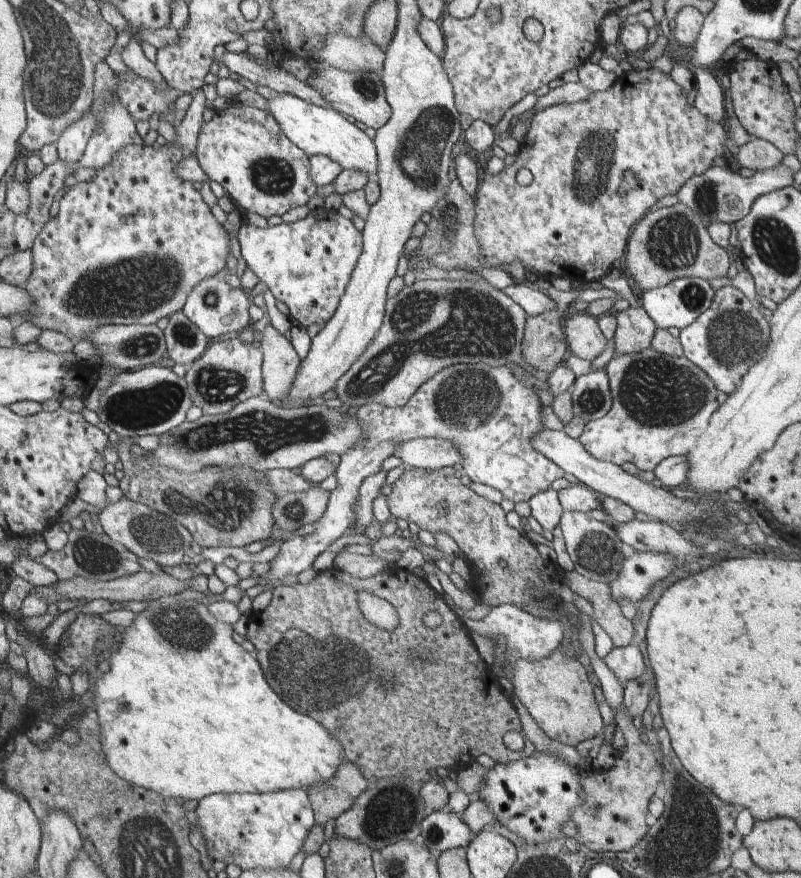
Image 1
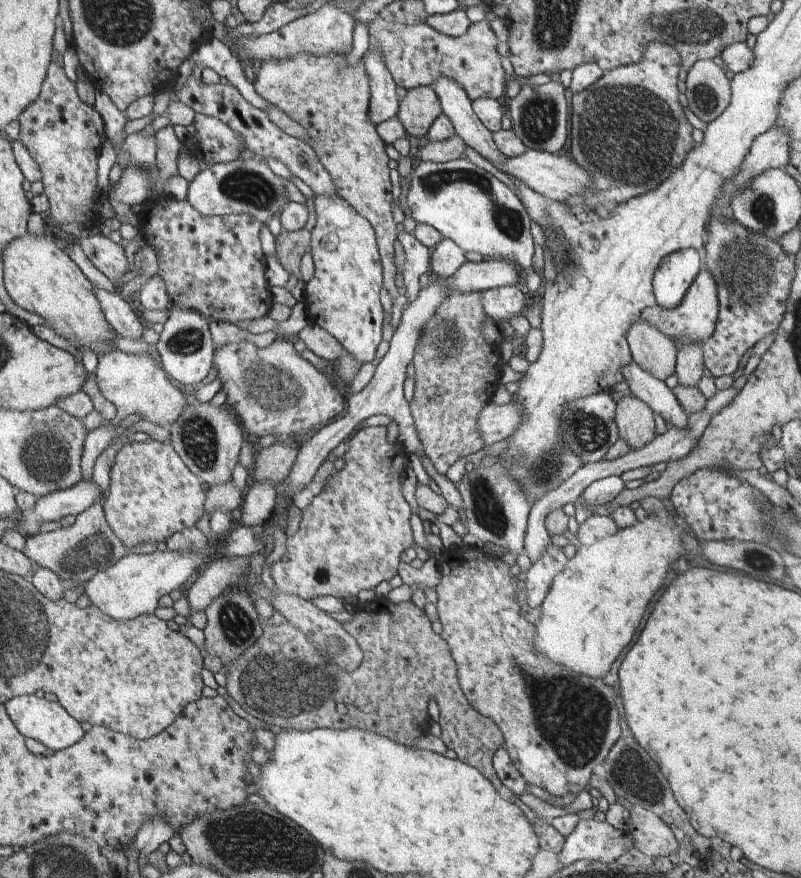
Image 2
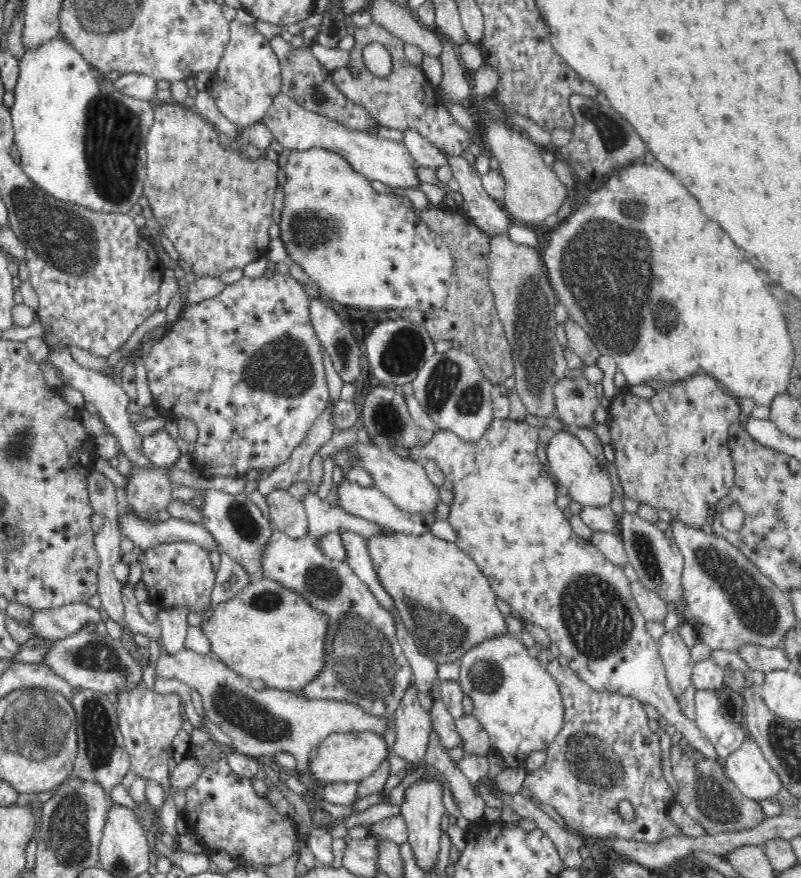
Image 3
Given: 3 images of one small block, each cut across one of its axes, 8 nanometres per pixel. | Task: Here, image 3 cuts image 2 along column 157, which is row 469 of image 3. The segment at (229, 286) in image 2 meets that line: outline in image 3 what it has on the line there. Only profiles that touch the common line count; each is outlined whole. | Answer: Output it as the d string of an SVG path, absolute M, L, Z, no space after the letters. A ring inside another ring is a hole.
M275 273L273 278L243 277L235 284L228 284L221 293L216 298L208 298L208 300L198 302L194 306L188 306L181 311L178 320L167 329L164 336L150 346L144 364L154 404L160 409L160 412L162 413L164 402L168 402L166 416L174 419L184 416L196 425L198 435L192 454L195 467L200 468L202 473L210 477L230 476L234 478L242 477L252 468L259 470L270 467L274 470L285 460L288 460L291 452L306 438L316 418L327 408L328 386L322 361L322 350L320 349L321 340L318 338L311 321L311 300L298 280L295 280L291 275L283 275L282 273Z

